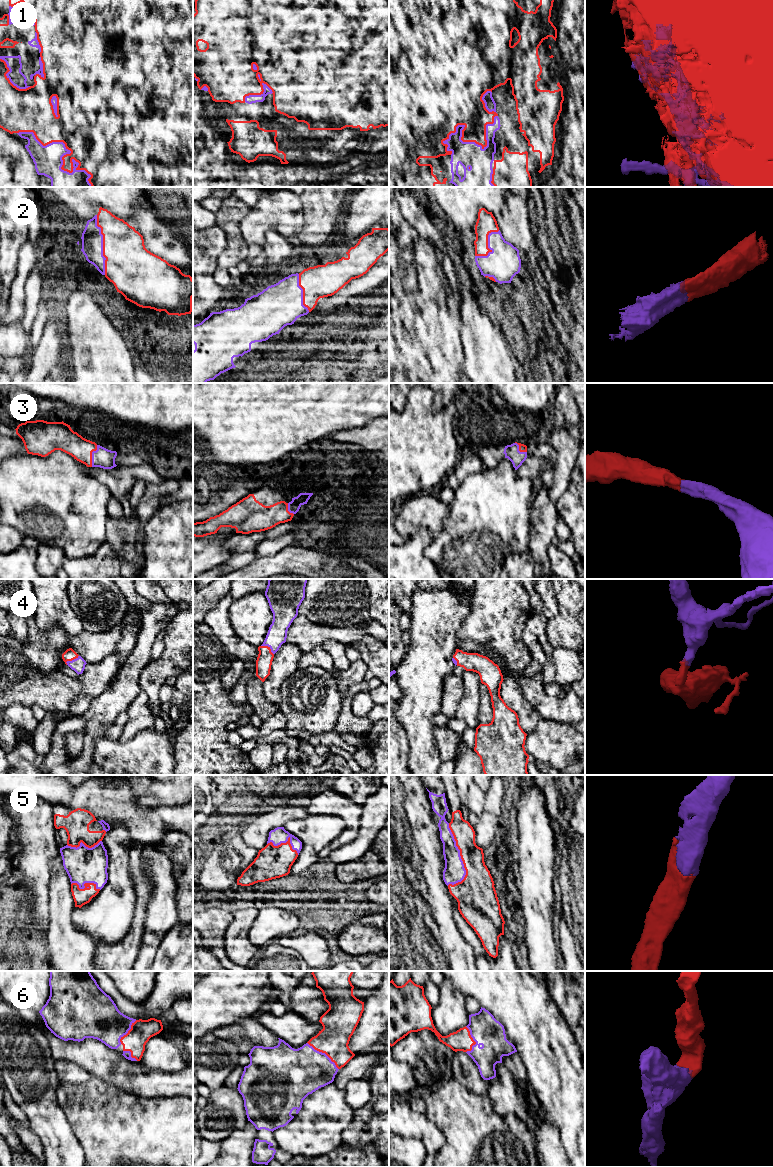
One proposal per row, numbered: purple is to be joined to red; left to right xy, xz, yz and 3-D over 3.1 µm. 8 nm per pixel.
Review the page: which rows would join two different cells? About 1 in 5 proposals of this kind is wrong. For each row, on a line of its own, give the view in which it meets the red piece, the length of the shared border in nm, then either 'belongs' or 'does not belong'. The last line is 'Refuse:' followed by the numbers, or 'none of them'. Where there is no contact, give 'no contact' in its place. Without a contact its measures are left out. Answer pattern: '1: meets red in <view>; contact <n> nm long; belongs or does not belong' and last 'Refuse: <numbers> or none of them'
1: meets red in xy; contact 750 nm long; belongs
2: meets red in xy; contact 480 nm long; belongs
3: meets red in xy; contact 180 nm long; belongs
4: meets red in xy; contact 130 nm long; belongs
5: meets red in yz; contact 500 nm long; belongs
6: meets red in xz; contact 340 nm long; belongs
Refuse: none of them

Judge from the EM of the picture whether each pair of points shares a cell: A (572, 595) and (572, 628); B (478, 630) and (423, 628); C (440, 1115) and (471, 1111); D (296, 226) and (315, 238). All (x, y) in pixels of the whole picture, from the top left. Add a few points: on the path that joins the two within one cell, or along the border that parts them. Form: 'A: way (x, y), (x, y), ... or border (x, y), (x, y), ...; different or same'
A: way (572, 603), (572, 620); same
B: border (470, 608), (457, 632), (456, 648); different
C: way (448, 1110), (463, 1111); same
D: border (305, 225), (297, 235); different

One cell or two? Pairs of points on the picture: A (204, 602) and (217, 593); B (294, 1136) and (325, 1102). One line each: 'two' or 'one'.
A: one
B: one

